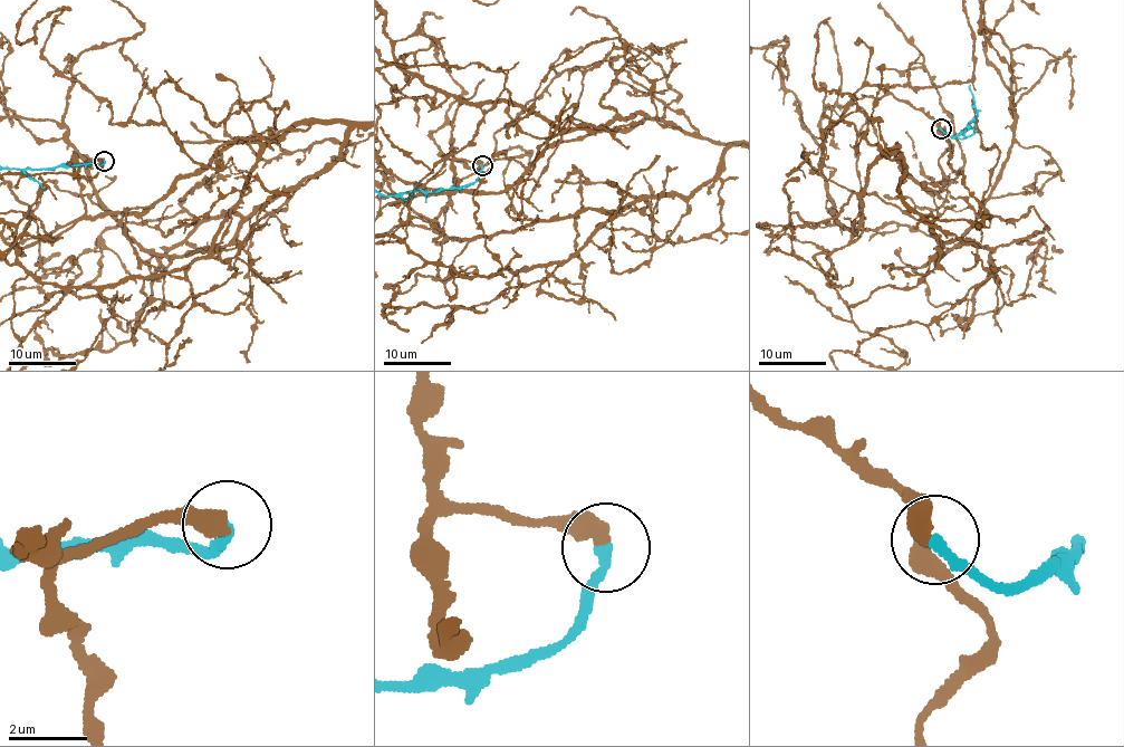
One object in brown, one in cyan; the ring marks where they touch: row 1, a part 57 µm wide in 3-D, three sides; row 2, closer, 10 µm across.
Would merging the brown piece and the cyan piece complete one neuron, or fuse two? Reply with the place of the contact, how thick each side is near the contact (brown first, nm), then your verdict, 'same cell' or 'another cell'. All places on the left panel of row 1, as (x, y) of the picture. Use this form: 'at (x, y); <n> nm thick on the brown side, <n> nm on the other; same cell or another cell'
at (104, 161); 480 nm thick on the brown side, 300 nm on the other; same cell

